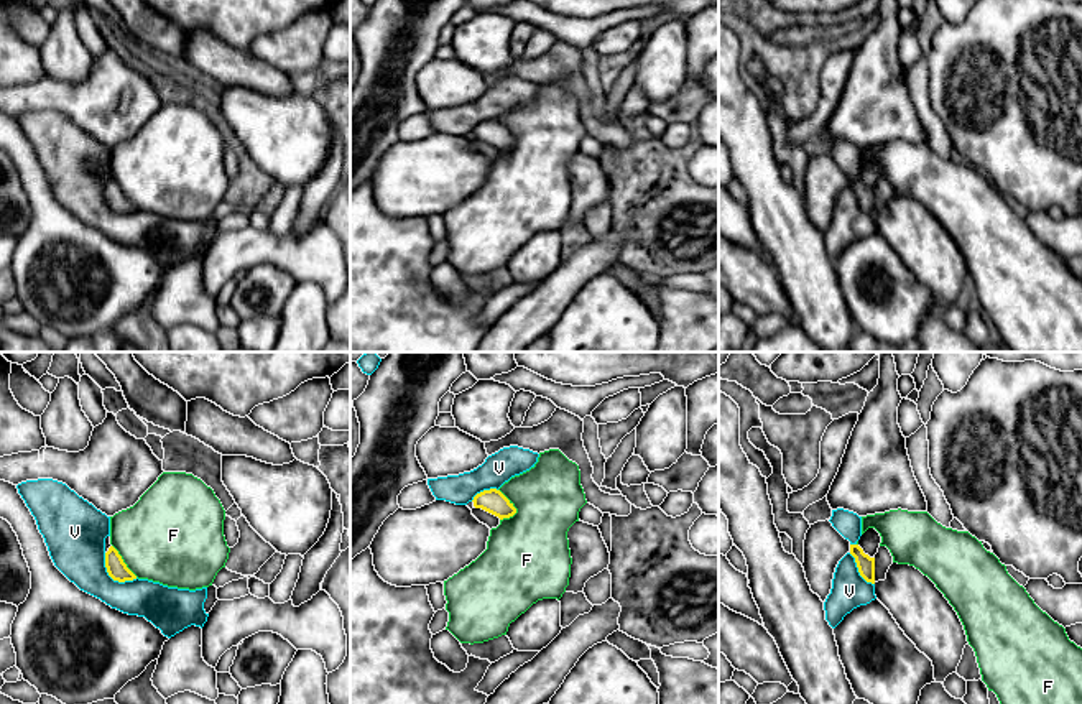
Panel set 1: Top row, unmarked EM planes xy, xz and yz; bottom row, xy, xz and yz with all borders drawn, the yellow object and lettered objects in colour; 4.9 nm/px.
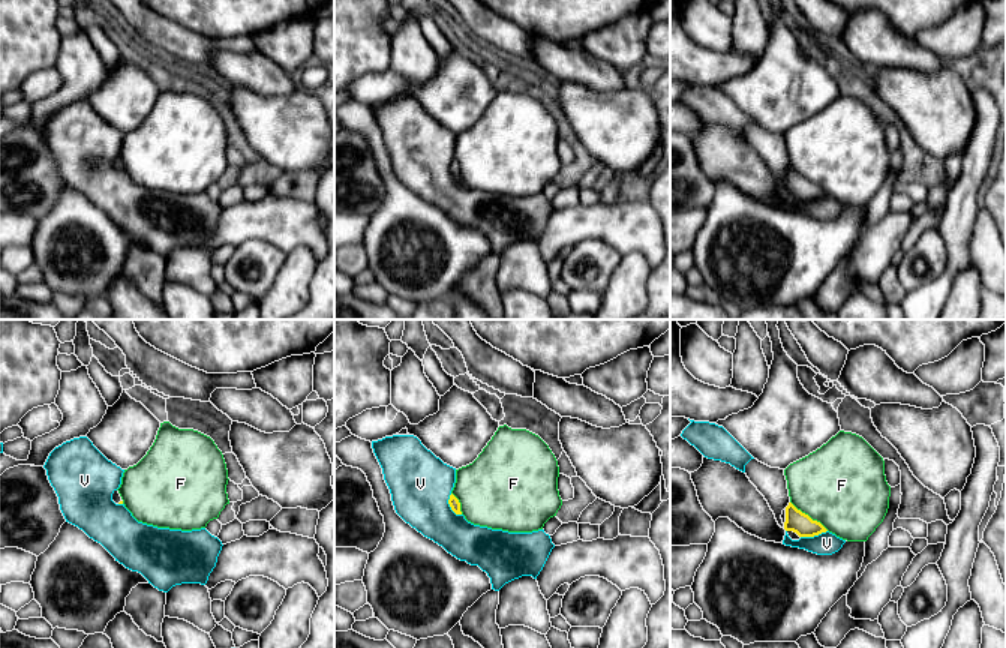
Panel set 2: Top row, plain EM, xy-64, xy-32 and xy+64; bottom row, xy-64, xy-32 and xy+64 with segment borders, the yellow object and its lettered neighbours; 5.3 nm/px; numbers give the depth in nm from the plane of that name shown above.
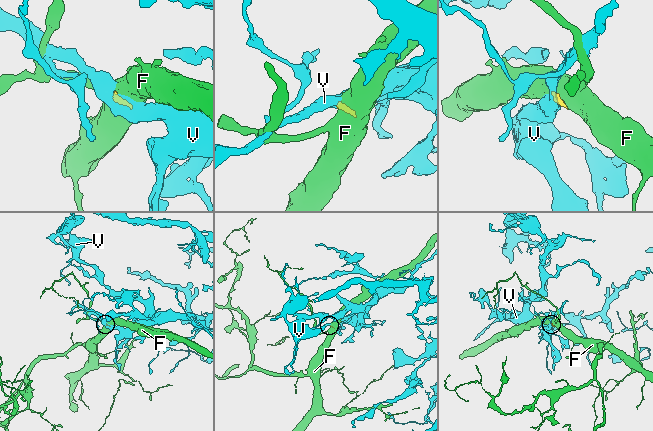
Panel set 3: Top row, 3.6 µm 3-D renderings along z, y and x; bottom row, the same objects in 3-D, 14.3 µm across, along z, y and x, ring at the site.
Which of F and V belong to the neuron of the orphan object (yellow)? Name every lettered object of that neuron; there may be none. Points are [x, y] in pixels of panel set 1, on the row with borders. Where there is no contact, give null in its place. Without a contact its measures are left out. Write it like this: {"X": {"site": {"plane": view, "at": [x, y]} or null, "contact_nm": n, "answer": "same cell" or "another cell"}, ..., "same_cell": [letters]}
{"F": {"site": {"plane": "xz", "at": [513, 507]}, "contact_nm": 160, "answer": "another cell"}, "V": {"site": {"plane": "xy", "at": [112, 578]}, "contact_nm": 200, "answer": "another cell"}, "same_cell": []}

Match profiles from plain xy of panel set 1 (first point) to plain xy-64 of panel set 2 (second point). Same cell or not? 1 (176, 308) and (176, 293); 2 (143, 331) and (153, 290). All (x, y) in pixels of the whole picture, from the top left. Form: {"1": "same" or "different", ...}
{"1": "different", "2": "same"}

